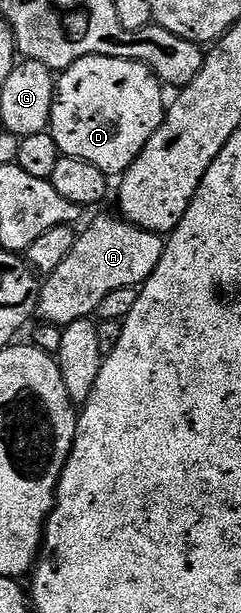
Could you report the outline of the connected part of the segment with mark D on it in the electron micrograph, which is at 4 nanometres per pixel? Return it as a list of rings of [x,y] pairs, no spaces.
[[[86,56],[77,62],[73,62],[73,66],[64,68],[58,77],[55,85],[55,101],[53,102],[53,110],[51,111],[51,122],[49,131],[51,137],[57,142],[60,153],[65,156],[72,156],[78,160],[89,162],[93,166],[97,166],[97,170],[101,170],[109,178],[122,177],[127,171],[127,167],[139,157],[141,150],[145,150],[145,146],[149,142],[149,138],[153,138],[153,134],[157,134],[157,130],[163,125],[163,117],[165,115],[165,100],[163,104],[164,85],[161,83],[155,73],[148,70],[141,62],[133,62],[125,58],[109,58],[108,56]]]

